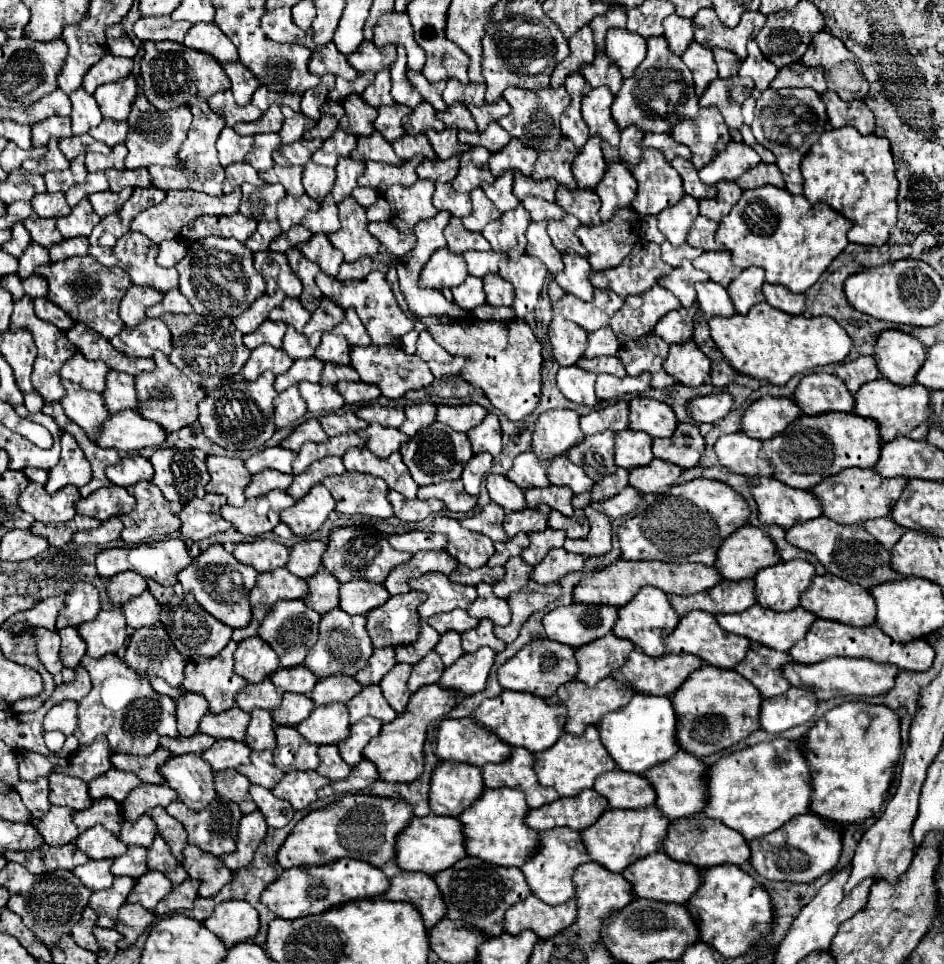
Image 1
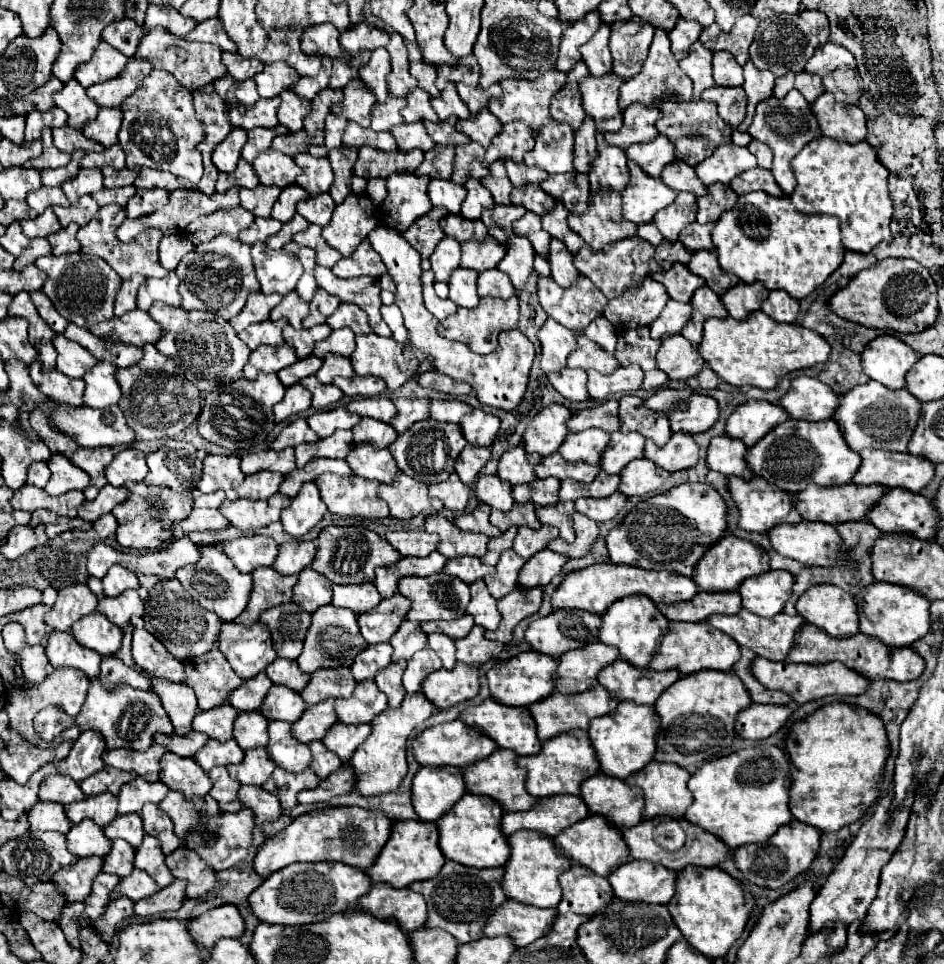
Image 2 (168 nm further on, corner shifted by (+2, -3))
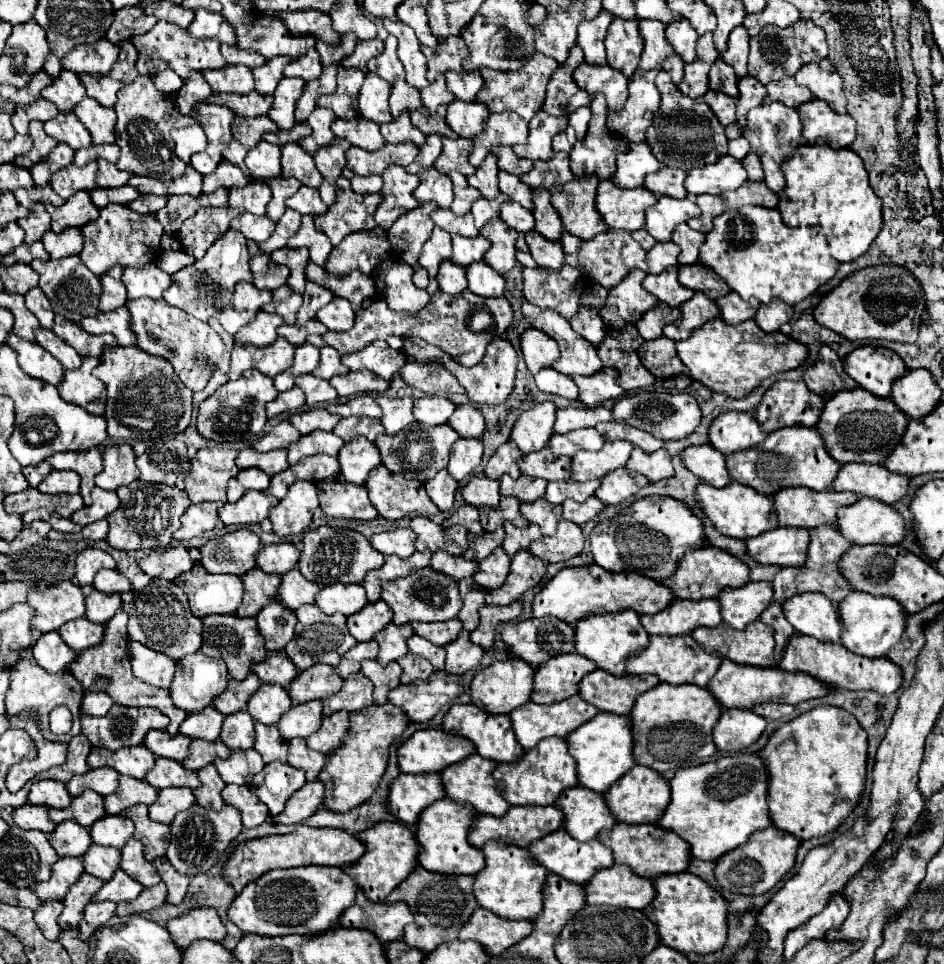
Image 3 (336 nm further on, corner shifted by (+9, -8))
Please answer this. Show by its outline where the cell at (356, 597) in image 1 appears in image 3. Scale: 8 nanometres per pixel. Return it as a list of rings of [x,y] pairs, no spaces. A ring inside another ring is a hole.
[[[331,584],[331,586],[325,586],[319,590],[317,594],[317,600],[315,604],[327,612],[327,614],[335,614],[335,612],[341,612],[345,616],[351,616],[355,612],[359,612],[365,604],[367,604],[367,598],[365,598],[365,588],[361,584]]]

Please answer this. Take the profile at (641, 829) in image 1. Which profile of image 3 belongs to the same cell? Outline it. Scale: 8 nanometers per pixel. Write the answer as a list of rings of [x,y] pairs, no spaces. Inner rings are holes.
[[[563,828],[535,840],[531,846],[529,846],[529,852],[531,856],[543,864],[549,872],[553,874],[559,874],[575,884],[585,884],[595,872],[603,870],[603,868],[609,868],[613,866],[613,856],[611,856],[611,850],[607,846],[603,846],[597,838],[589,840],[589,842],[577,842],[575,838],[571,838]]]

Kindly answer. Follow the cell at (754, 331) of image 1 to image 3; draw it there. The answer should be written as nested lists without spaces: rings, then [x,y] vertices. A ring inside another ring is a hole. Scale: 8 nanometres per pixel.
[[[721,318],[709,320],[699,326],[687,340],[677,340],[677,356],[685,364],[685,372],[691,380],[707,386],[711,392],[723,392],[731,398],[747,396],[761,380],[799,368],[807,358],[807,348],[793,338],[773,332],[767,336],[755,320],[739,324],[727,324]]]

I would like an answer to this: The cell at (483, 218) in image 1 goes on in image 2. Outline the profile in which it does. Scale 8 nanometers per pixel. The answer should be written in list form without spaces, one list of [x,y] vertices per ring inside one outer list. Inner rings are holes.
[[[468,179],[468,183],[464,187],[468,191],[468,195],[466,195],[464,203],[462,203],[462,211],[460,211],[460,215],[464,219],[480,219],[484,209],[492,209],[494,207],[494,199],[492,199],[490,191],[486,191],[480,185],[480,181]]]

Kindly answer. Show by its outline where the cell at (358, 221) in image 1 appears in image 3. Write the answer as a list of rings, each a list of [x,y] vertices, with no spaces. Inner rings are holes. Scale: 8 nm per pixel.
[[[339,176],[335,184],[337,200],[329,206],[323,216],[315,218],[315,224],[321,232],[325,232],[331,244],[339,244],[347,234],[359,230],[371,230],[377,226],[375,212],[377,206],[383,202],[383,194],[355,194],[349,188],[349,180]]]

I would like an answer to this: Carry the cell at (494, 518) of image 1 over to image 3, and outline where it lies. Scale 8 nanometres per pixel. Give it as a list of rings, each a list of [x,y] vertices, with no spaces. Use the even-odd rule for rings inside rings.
[[[465,504],[457,512],[453,512],[449,518],[443,520],[443,526],[453,526],[453,524],[461,524],[473,534],[483,534],[483,528],[479,524],[479,512],[475,506]]]

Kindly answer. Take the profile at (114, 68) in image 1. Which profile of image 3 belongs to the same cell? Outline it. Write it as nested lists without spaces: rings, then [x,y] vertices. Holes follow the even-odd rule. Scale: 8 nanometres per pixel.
[[[101,38],[93,44],[81,44],[79,48],[73,48],[67,56],[63,56],[61,66],[71,72],[91,72],[91,74],[103,74],[111,64],[115,64],[115,56],[119,47],[107,38]]]

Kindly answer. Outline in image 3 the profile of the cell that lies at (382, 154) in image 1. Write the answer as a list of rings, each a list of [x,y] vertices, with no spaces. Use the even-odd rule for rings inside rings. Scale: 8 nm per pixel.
[[[357,116],[355,120],[339,120],[335,118],[331,122],[331,130],[335,136],[349,140],[355,146],[375,150],[383,148],[383,136],[379,132],[379,124],[371,120],[363,120],[363,116]]]

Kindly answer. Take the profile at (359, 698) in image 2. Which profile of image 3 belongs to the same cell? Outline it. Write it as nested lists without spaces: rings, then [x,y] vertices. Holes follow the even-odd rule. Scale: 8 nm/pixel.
[[[357,672],[343,680],[343,686],[335,696],[329,696],[327,700],[323,700],[323,714],[331,716],[341,708],[353,712],[371,704],[373,704],[373,684],[367,676]]]

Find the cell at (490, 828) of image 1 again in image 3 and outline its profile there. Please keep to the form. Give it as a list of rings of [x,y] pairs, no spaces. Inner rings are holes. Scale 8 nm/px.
[[[445,798],[425,808],[419,814],[415,830],[415,840],[419,840],[419,854],[417,854],[419,866],[443,876],[479,872],[479,868],[483,868],[483,852],[467,842],[467,832],[469,826],[473,824],[473,818],[475,812],[471,812],[471,808],[463,808],[461,804],[455,804],[453,800]]]

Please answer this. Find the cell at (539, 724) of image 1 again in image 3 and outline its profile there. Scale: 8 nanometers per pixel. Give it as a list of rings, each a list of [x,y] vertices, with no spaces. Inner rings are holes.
[[[455,704],[455,706],[451,706],[445,714],[445,718],[443,718],[441,730],[447,732],[447,734],[455,734],[455,736],[471,740],[477,754],[481,754],[483,758],[495,760],[495,762],[515,762],[525,754],[525,750],[515,740],[509,716],[487,714],[481,708],[477,708],[475,704]]]

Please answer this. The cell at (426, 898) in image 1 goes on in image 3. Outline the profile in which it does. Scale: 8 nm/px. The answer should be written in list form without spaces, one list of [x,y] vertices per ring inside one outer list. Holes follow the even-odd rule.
[[[357,892],[355,904],[339,916],[343,928],[363,928],[377,936],[379,942],[387,944],[403,938],[405,926],[413,920],[407,904],[385,904],[365,900],[363,892]]]

